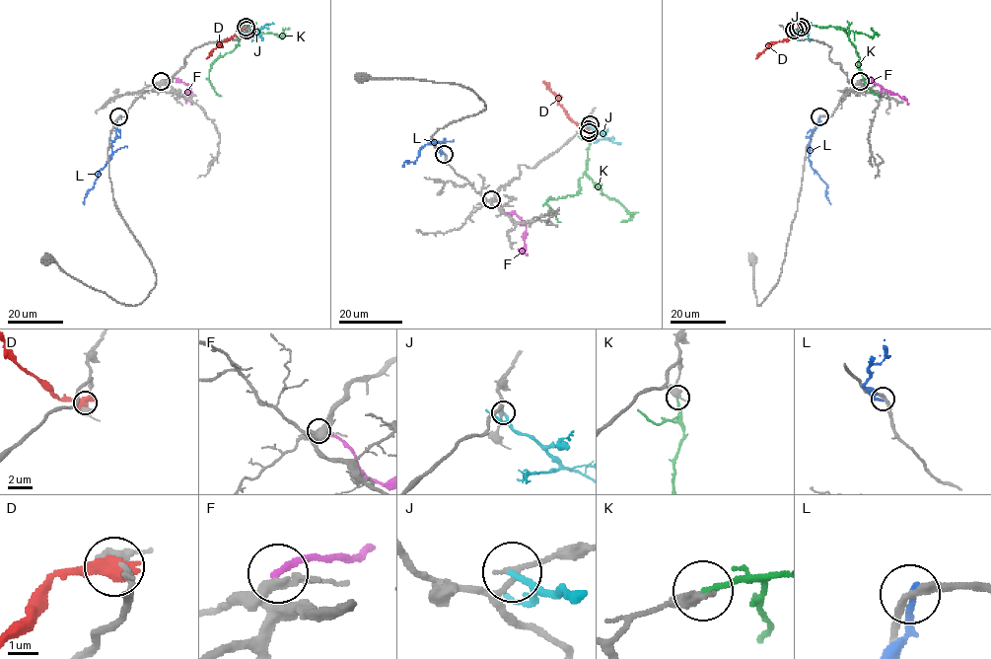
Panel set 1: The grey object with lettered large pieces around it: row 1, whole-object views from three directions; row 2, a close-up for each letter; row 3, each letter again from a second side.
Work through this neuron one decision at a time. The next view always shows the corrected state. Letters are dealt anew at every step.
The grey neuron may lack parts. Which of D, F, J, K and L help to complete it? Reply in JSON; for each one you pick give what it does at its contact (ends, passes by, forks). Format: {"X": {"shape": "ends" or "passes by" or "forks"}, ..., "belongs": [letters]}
{"belongs": []}

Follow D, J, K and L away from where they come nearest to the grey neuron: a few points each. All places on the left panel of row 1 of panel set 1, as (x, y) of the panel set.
D: (246, 29), (220, 42), (206, 58)
J: (247, 30), (256, 32), (274, 24)
K: (246, 27), (238, 29), (238, 44), (211, 65), (210, 84), (221, 96)
L: (118, 116), (114, 125), (115, 138), (110, 145), (110, 157), (99, 171), (84, 204)

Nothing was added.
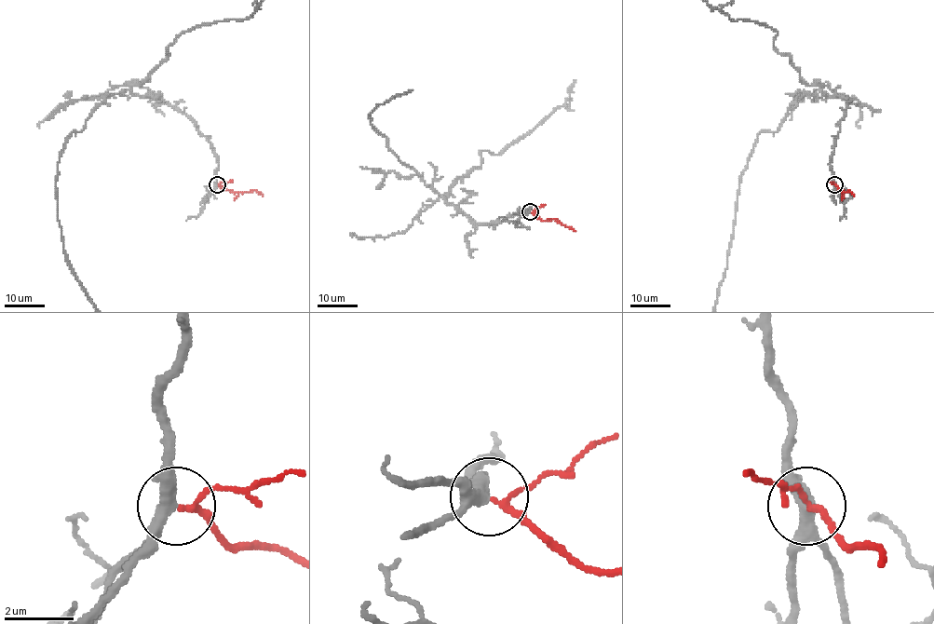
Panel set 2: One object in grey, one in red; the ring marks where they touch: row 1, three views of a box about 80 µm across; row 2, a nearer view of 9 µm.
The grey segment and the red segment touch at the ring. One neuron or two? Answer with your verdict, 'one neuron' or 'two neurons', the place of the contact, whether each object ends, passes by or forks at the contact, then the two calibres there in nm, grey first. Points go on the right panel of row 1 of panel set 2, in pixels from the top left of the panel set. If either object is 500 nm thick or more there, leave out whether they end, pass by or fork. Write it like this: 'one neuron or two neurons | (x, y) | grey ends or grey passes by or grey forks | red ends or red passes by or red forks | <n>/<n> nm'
one neuron | (834, 184) | grey forks | red passes by | 320/130 nm

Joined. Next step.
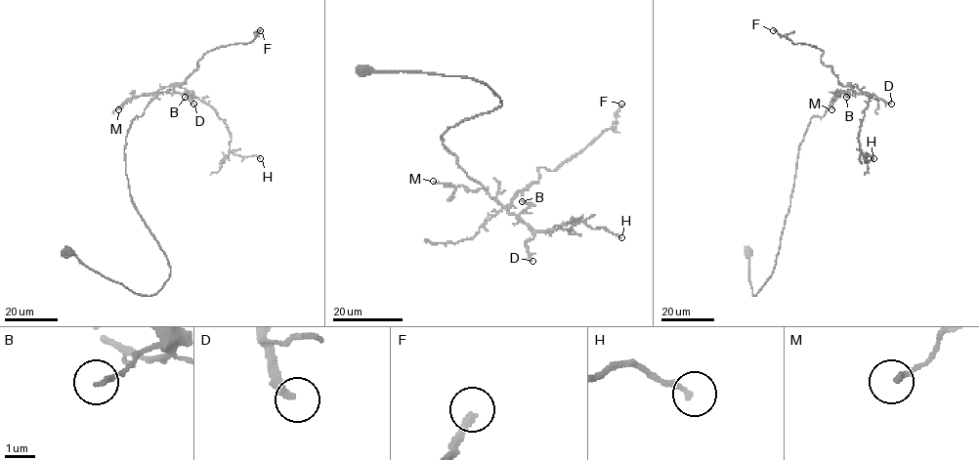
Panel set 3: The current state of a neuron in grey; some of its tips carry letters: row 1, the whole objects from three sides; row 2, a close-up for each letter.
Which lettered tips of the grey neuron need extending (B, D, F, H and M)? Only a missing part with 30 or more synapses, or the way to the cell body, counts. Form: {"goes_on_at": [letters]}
{"goes_on_at": ["D", "F"]}

